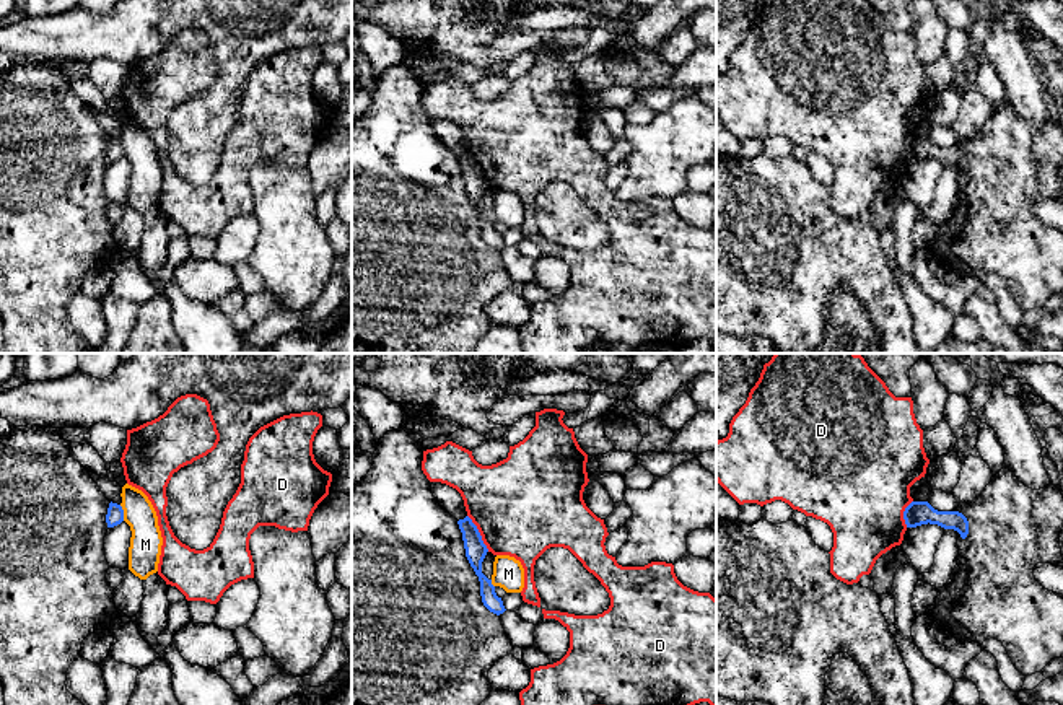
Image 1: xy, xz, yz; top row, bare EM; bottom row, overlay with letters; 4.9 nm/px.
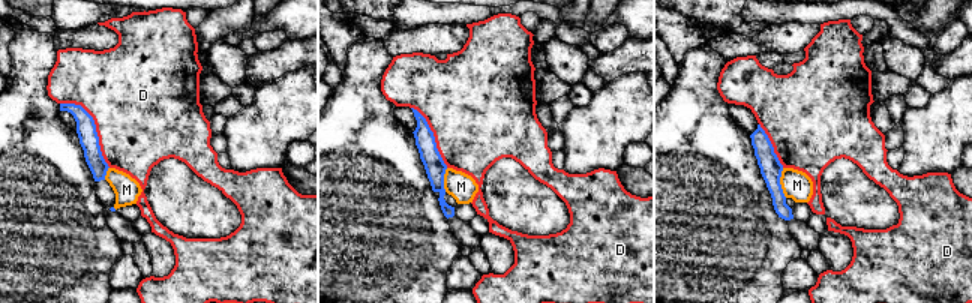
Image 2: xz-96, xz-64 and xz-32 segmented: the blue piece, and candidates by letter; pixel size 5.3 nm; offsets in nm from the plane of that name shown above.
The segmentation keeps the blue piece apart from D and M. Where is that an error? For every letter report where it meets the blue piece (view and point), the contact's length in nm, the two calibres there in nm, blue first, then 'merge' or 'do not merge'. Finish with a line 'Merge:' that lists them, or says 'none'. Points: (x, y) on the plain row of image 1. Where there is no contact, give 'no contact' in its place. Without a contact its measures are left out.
D: meets blue in xz at (479, 168); contact 220 nm long; 110 nm thick on the blue side, 480 nm on the other; do not merge
M: meets blue in xy at (122, 148); contact 80 nm long; 90 nm thick on the blue side, 160 nm on the other; do not merge
Merge: none

